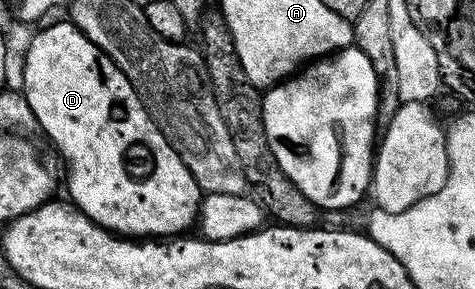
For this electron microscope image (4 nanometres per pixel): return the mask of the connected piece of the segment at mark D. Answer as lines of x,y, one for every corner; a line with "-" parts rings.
73,22
66,24
50,24
43,32
38,32
30,40
30,45
26,48
26,57
22,60
22,88
20,95
26,102
29,115
34,115
34,120
40,127
46,131
46,136
52,143
58,147
58,152
62,155
62,160
66,163
66,188
70,191
69,199
75,208
78,208
94,221
101,228
109,228
115,234
121,234
126,238
170,238
175,234
182,234
190,223
195,223
196,217
200,212
200,185
187,161
180,155
179,149
166,139
161,131
158,132
155,121
151,113
144,107
143,101
138,100
132,93
126,89
126,80
122,77
122,72
116,65
110,64
106,72
102,69
103,61
100,59
100,53
95,48
94,43
80,31

